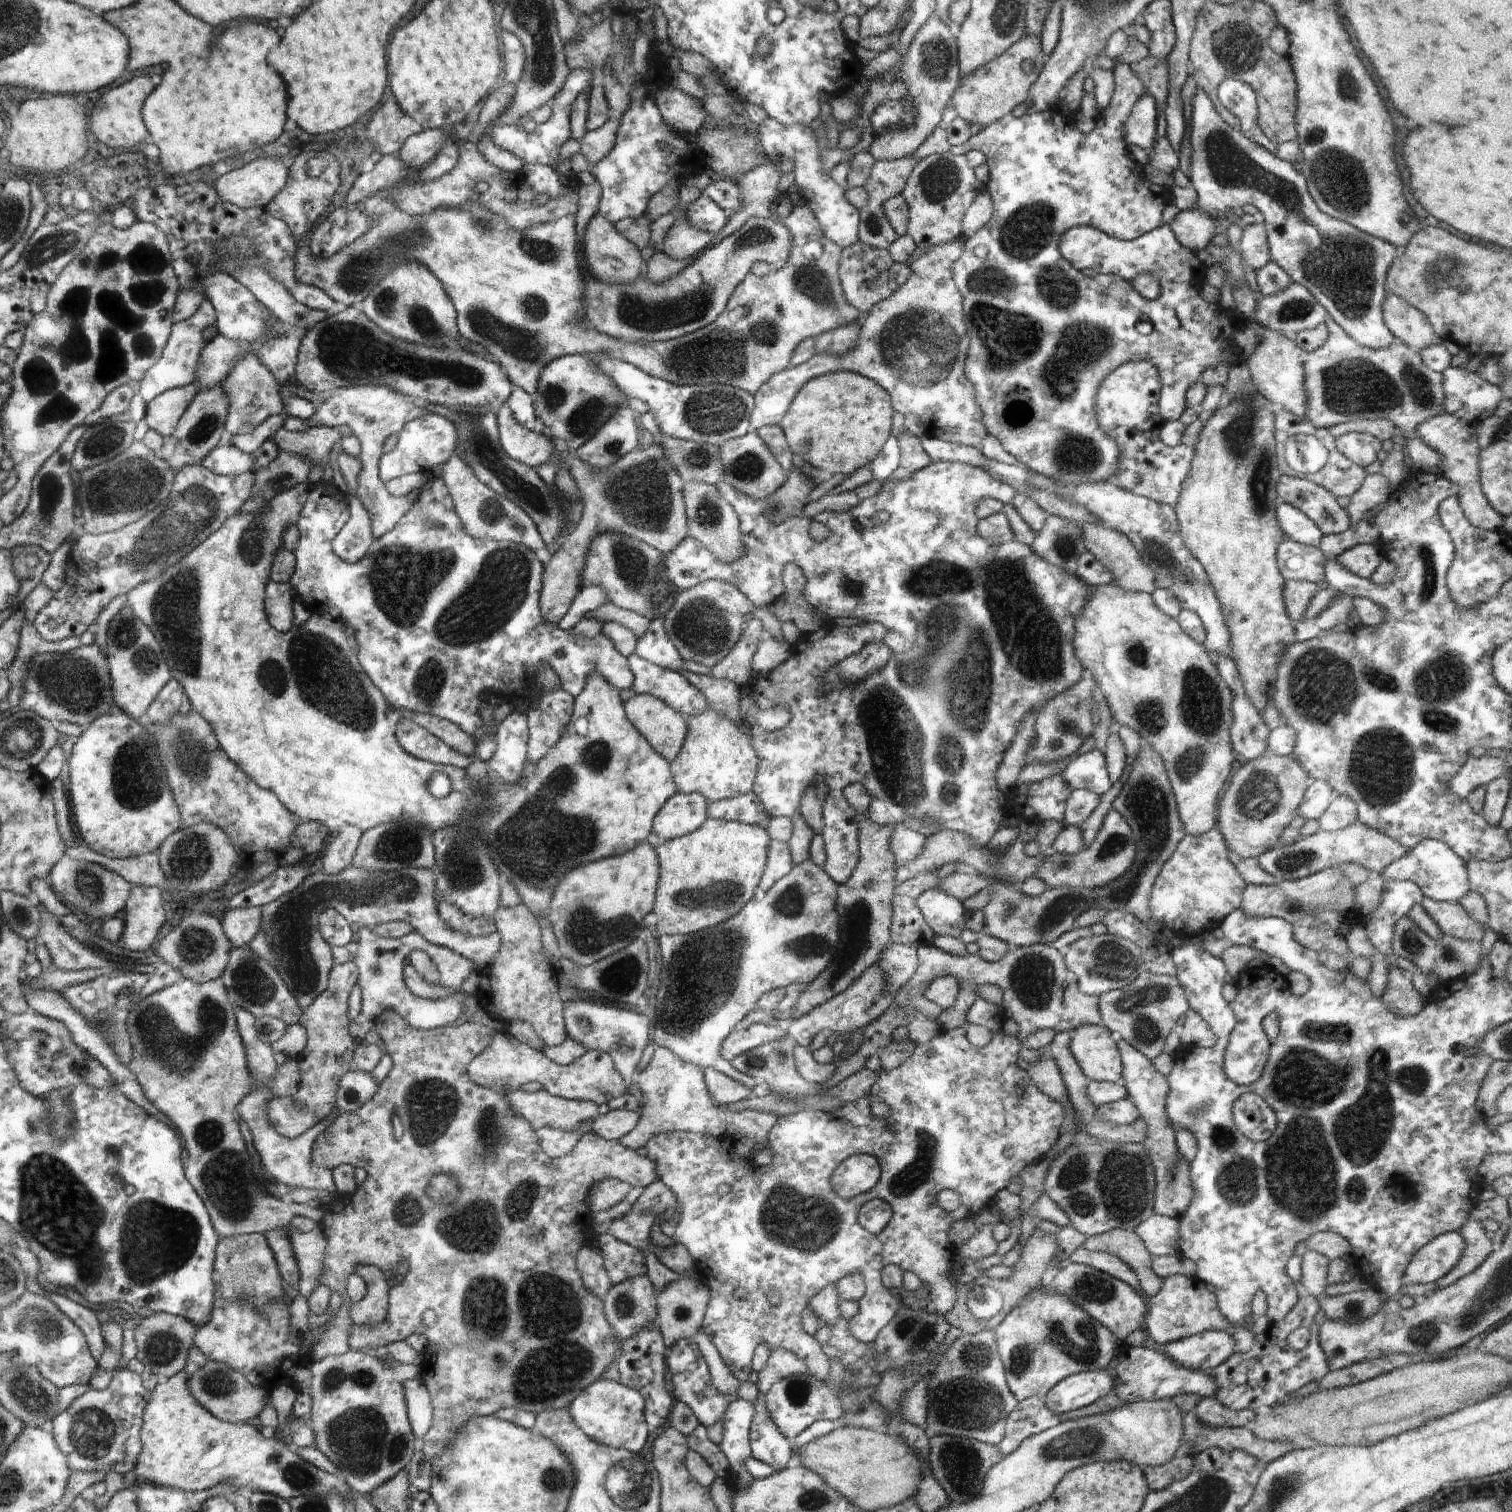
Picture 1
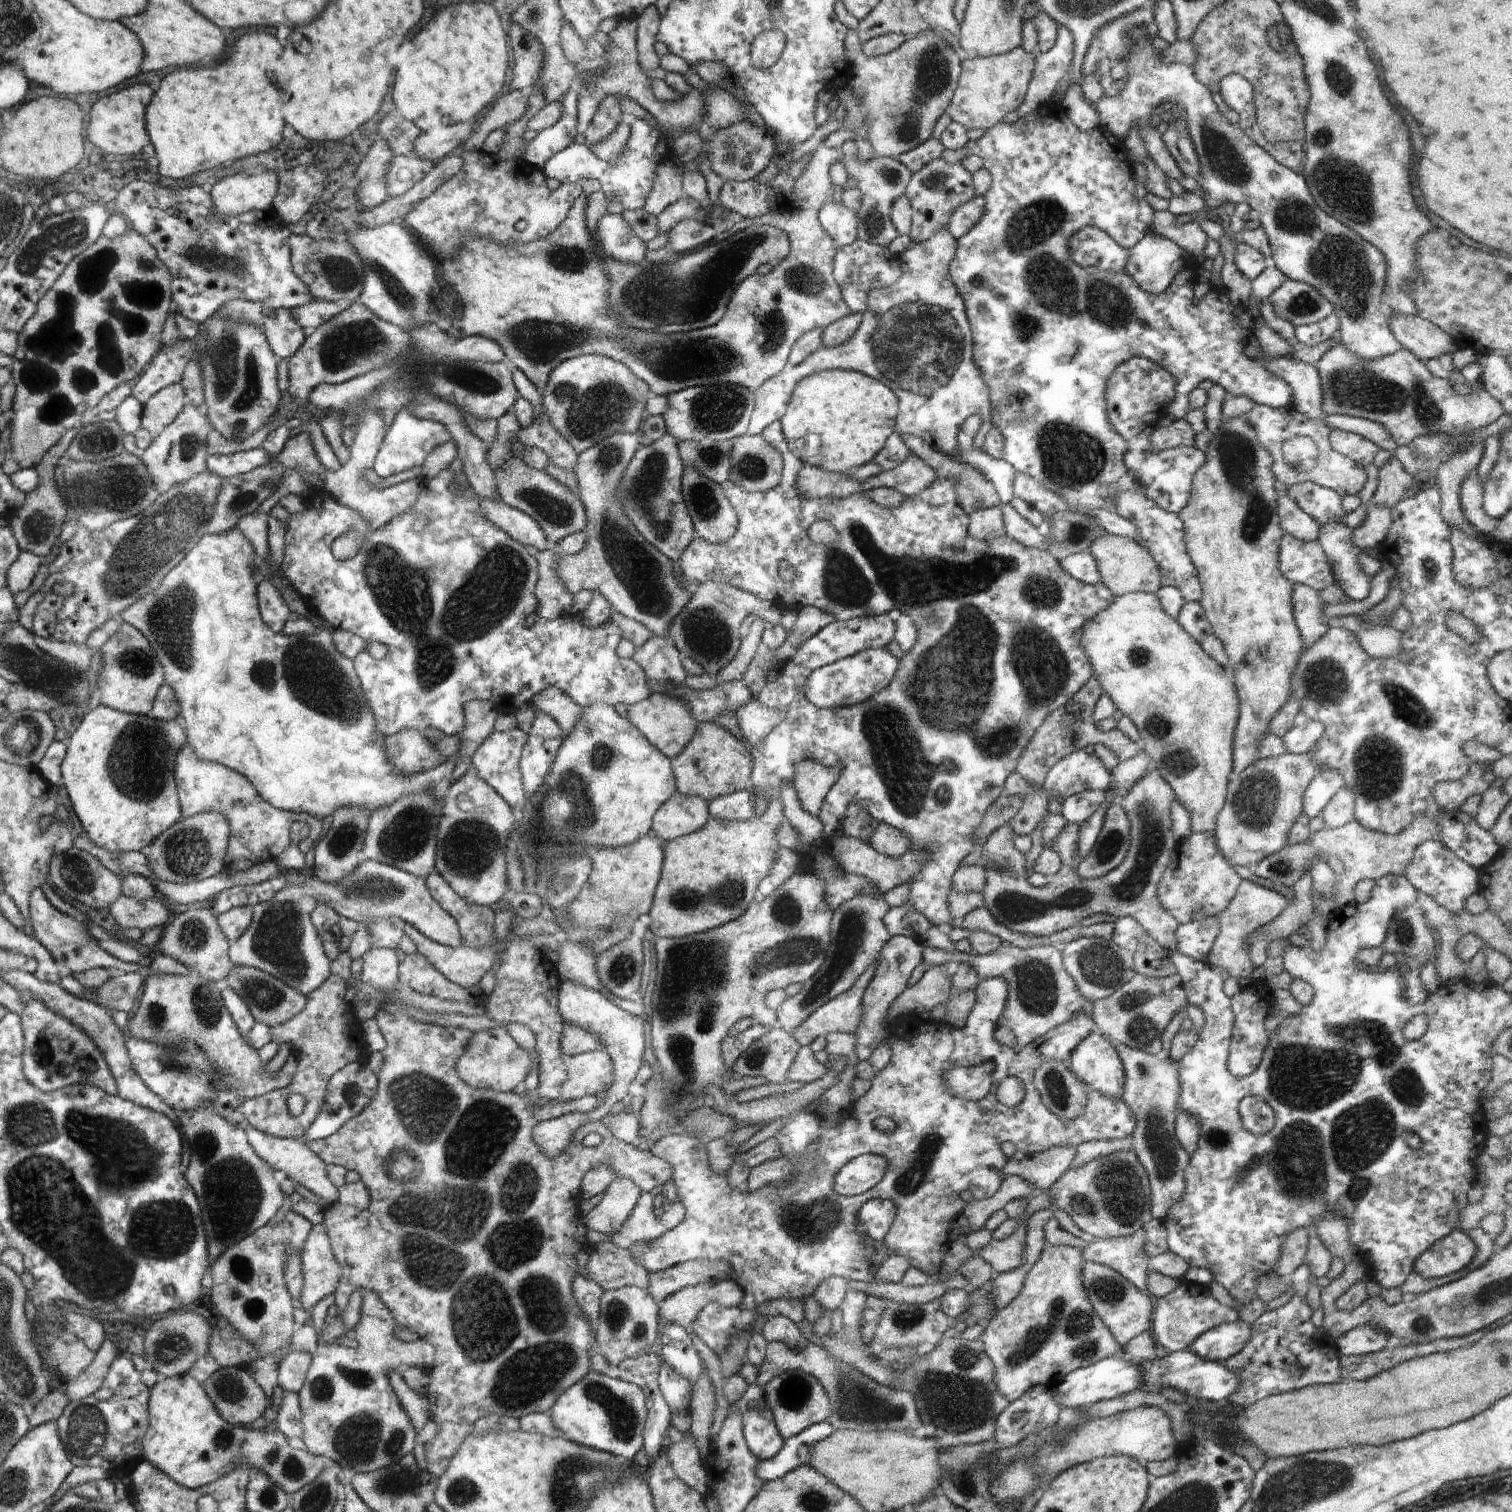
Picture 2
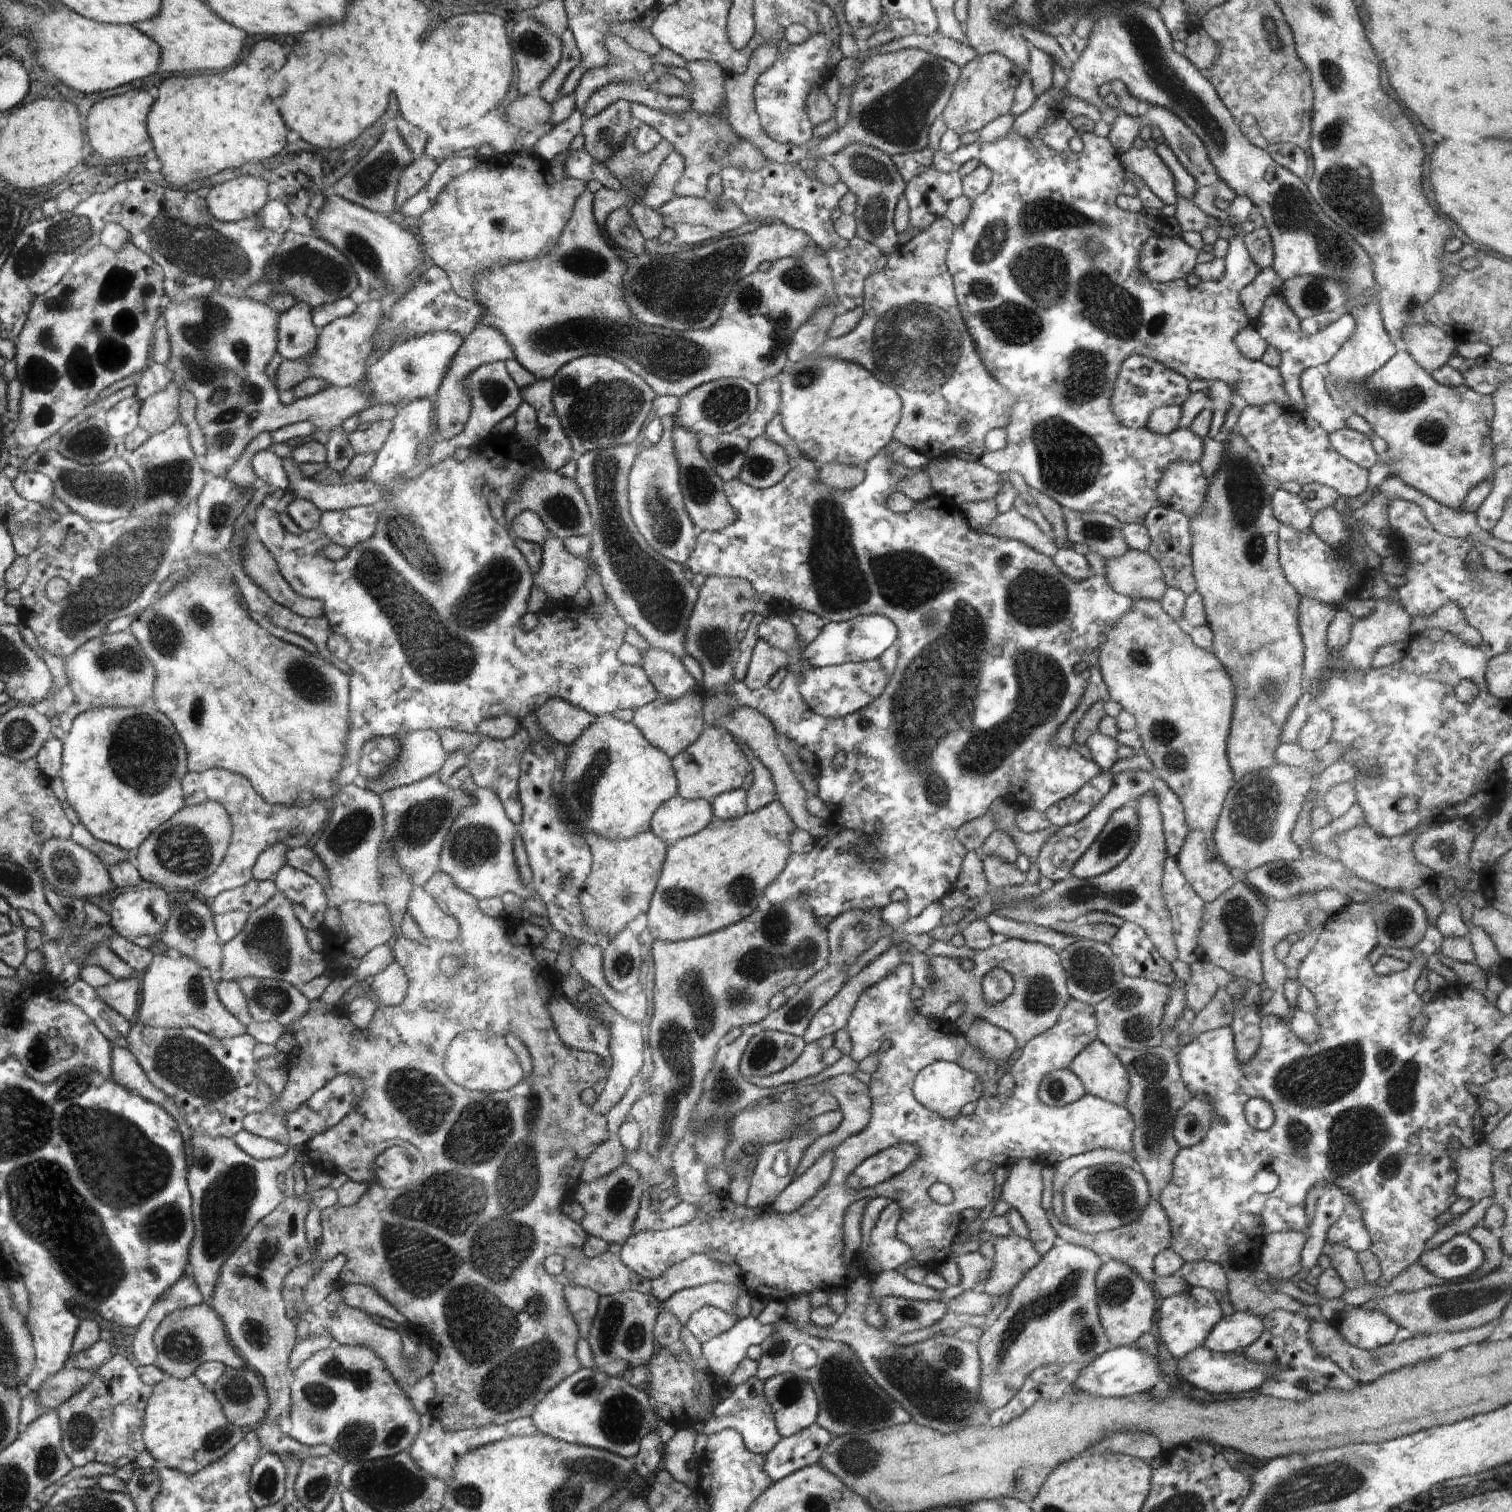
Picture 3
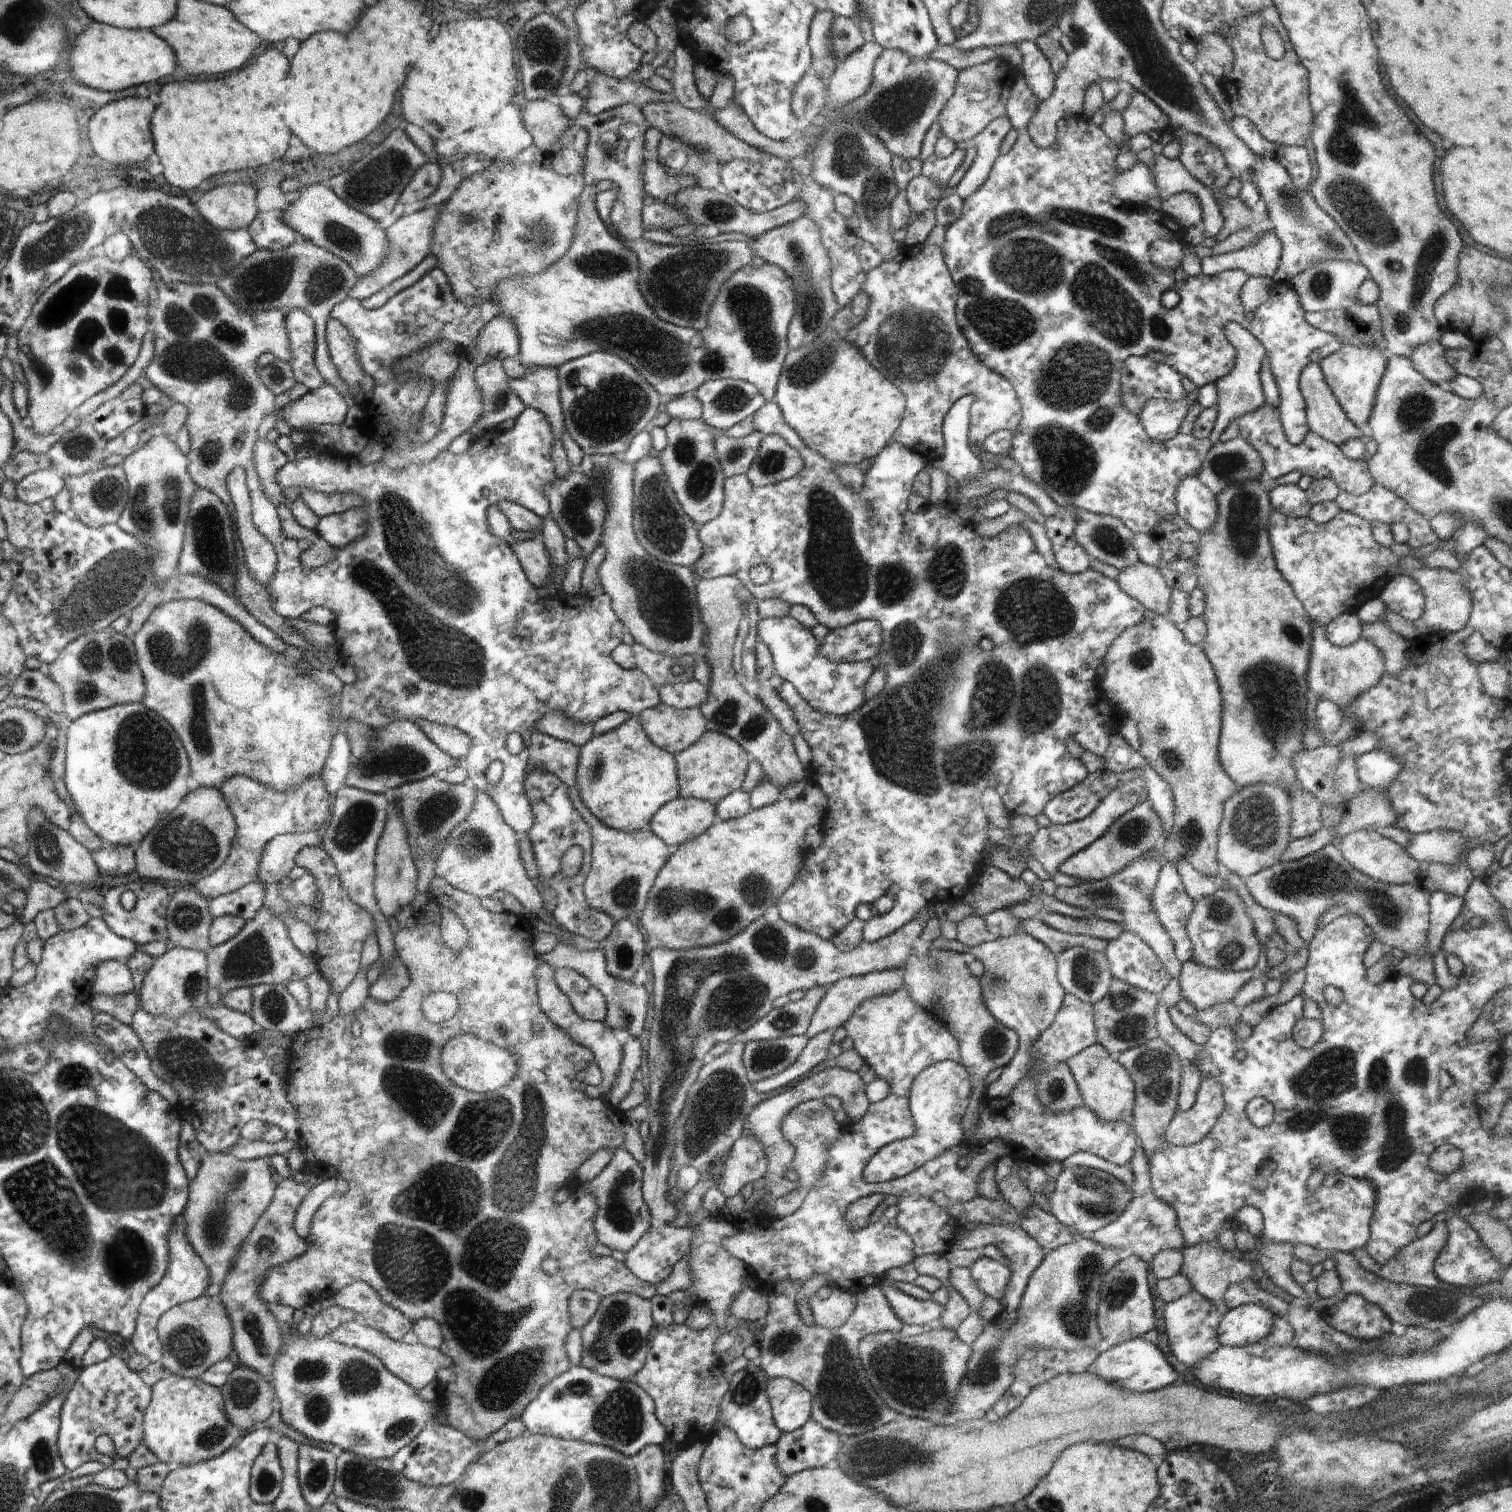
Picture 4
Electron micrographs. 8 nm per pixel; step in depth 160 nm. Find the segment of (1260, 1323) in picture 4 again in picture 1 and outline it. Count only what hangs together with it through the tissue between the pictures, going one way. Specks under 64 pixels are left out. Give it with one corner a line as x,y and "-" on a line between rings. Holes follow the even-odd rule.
1208,1330
1166,1345
1165,1354
1182,1368
1207,1372
1223,1364
1235,1353
1234,1338
1220,1330

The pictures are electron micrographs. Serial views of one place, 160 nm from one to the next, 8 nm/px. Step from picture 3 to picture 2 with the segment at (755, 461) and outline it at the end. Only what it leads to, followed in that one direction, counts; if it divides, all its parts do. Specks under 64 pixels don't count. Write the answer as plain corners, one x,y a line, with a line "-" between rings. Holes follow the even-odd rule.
761,435
736,439
729,481
748,492
768,492
780,484
782,472
782,454

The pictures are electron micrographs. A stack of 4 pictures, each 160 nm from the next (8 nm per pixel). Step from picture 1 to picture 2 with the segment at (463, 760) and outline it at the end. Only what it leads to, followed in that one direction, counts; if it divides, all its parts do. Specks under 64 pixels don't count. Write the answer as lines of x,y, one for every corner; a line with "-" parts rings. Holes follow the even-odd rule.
402,728
384,737
383,747
388,762
392,762
400,774
428,772
447,760
433,741
414,728

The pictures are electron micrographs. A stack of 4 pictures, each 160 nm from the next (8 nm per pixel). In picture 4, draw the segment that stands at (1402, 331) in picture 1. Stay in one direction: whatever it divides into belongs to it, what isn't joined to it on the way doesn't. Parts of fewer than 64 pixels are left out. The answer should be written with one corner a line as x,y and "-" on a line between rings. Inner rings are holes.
1439,340
1432,341
1410,353
1409,359
1414,368
1431,383
1446,382
1453,379
1456,372
1446,361
1445,349

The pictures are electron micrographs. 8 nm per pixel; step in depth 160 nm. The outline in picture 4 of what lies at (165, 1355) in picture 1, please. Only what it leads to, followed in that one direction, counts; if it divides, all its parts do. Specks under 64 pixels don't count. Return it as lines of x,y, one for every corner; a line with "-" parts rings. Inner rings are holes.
202,1297
185,1303
180,1303
177,1307
172,1307
170,1312
166,1311
166,1316
162,1320
158,1319
157,1333
161,1344
166,1344
166,1360
160,1360
162,1366
170,1371
172,1375
181,1377
200,1379
207,1368
210,1368
218,1361
228,1358
232,1352
232,1331
233,1324
225,1305
218,1298

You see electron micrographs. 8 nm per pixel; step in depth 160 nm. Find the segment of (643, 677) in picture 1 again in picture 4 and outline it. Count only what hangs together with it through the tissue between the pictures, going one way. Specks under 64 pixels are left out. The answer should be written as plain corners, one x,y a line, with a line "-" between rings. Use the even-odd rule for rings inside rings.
974,395
961,396
946,413
942,423
945,451
936,461
935,467
944,471
952,481
958,484
975,480
980,471
984,471
981,461
970,450
968,433
970,410
-
766,401
752,418
756,431
761,431
764,435
777,434
800,453
803,460
802,470
792,478
763,487
753,485
746,475
726,478
724,506
720,515
701,526
702,540
706,540
706,556
702,556
702,560
698,560
694,568
701,579
735,576
757,600
772,598
783,600
789,605
805,606
812,611
820,624
829,629
828,634
817,641
808,627
791,616
761,619
757,626
759,640
770,651
775,674
785,680
780,690
783,702
792,709
799,732
812,751
812,760
808,764
808,780
822,789
827,796
828,806
822,822
818,824
823,835
820,846
808,850
796,878
783,892
776,906
780,918
786,922
820,938
831,939
855,917
859,904
877,901
882,895
889,894
892,885
896,885
898,887
894,906
864,924
863,940
873,943
908,924
924,907
939,902
953,902
956,894
962,892
964,884
970,882
970,876
974,874
974,863
991,846
987,835
987,816
981,805
985,788
993,788
1000,795
1008,813
1015,812
1016,815
1035,818
1043,812
1048,801
1086,778
1089,770
1079,758
1068,752
1067,739
1072,736
1078,742
1109,742
1110,733
1122,733
1122,728
1129,724
1128,713
1112,707
1102,695
1097,668
1104,664
1108,647
1120,633
1143,619
1145,608
1139,600
1126,594
1117,580
1112,580
1092,568
1080,574
1070,574
1051,567
1036,550
1033,538
1023,526
1011,526
994,538
984,538
975,533
972,521
963,522
954,513
954,504
951,502
945,506
929,504
925,511
911,513
907,502
912,494
916,475
924,468
925,463
917,453
913,453
903,444
892,440
885,446
874,457
874,462
865,473
860,492
854,492
839,478
838,472
834,470
836,464
805,445
798,433
786,424
775,401
-
758,564
766,564
772,570
770,580
761,585
752,583
748,575
750,568
-
982,638
990,638
994,642
994,648
984,651
980,647
-
878,665
885,668
886,686
876,696
865,700
867,680

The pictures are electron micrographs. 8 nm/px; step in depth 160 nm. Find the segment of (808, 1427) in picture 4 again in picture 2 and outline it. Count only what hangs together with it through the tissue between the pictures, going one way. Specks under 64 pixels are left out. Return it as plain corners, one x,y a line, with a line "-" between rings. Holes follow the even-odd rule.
823,1421
812,1424
797,1436
784,1439
782,1449
775,1456
759,1462
756,1476
760,1476
763,1482
782,1479
788,1472
809,1465
814,1446
834,1432
834,1428

